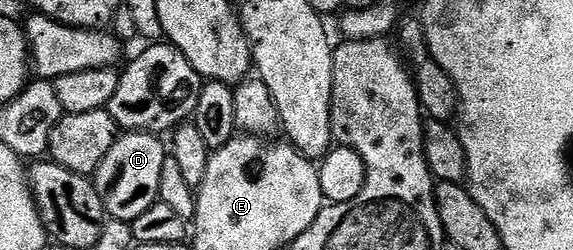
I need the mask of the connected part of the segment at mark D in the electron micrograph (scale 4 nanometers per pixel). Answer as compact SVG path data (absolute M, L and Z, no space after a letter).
M123 131L112 150L108 150L104 162L100 162L92 179L109 219L129 222L140 218L148 206L159 203L160 173L164 171L168 148L158 140L161 139L153 132Z

